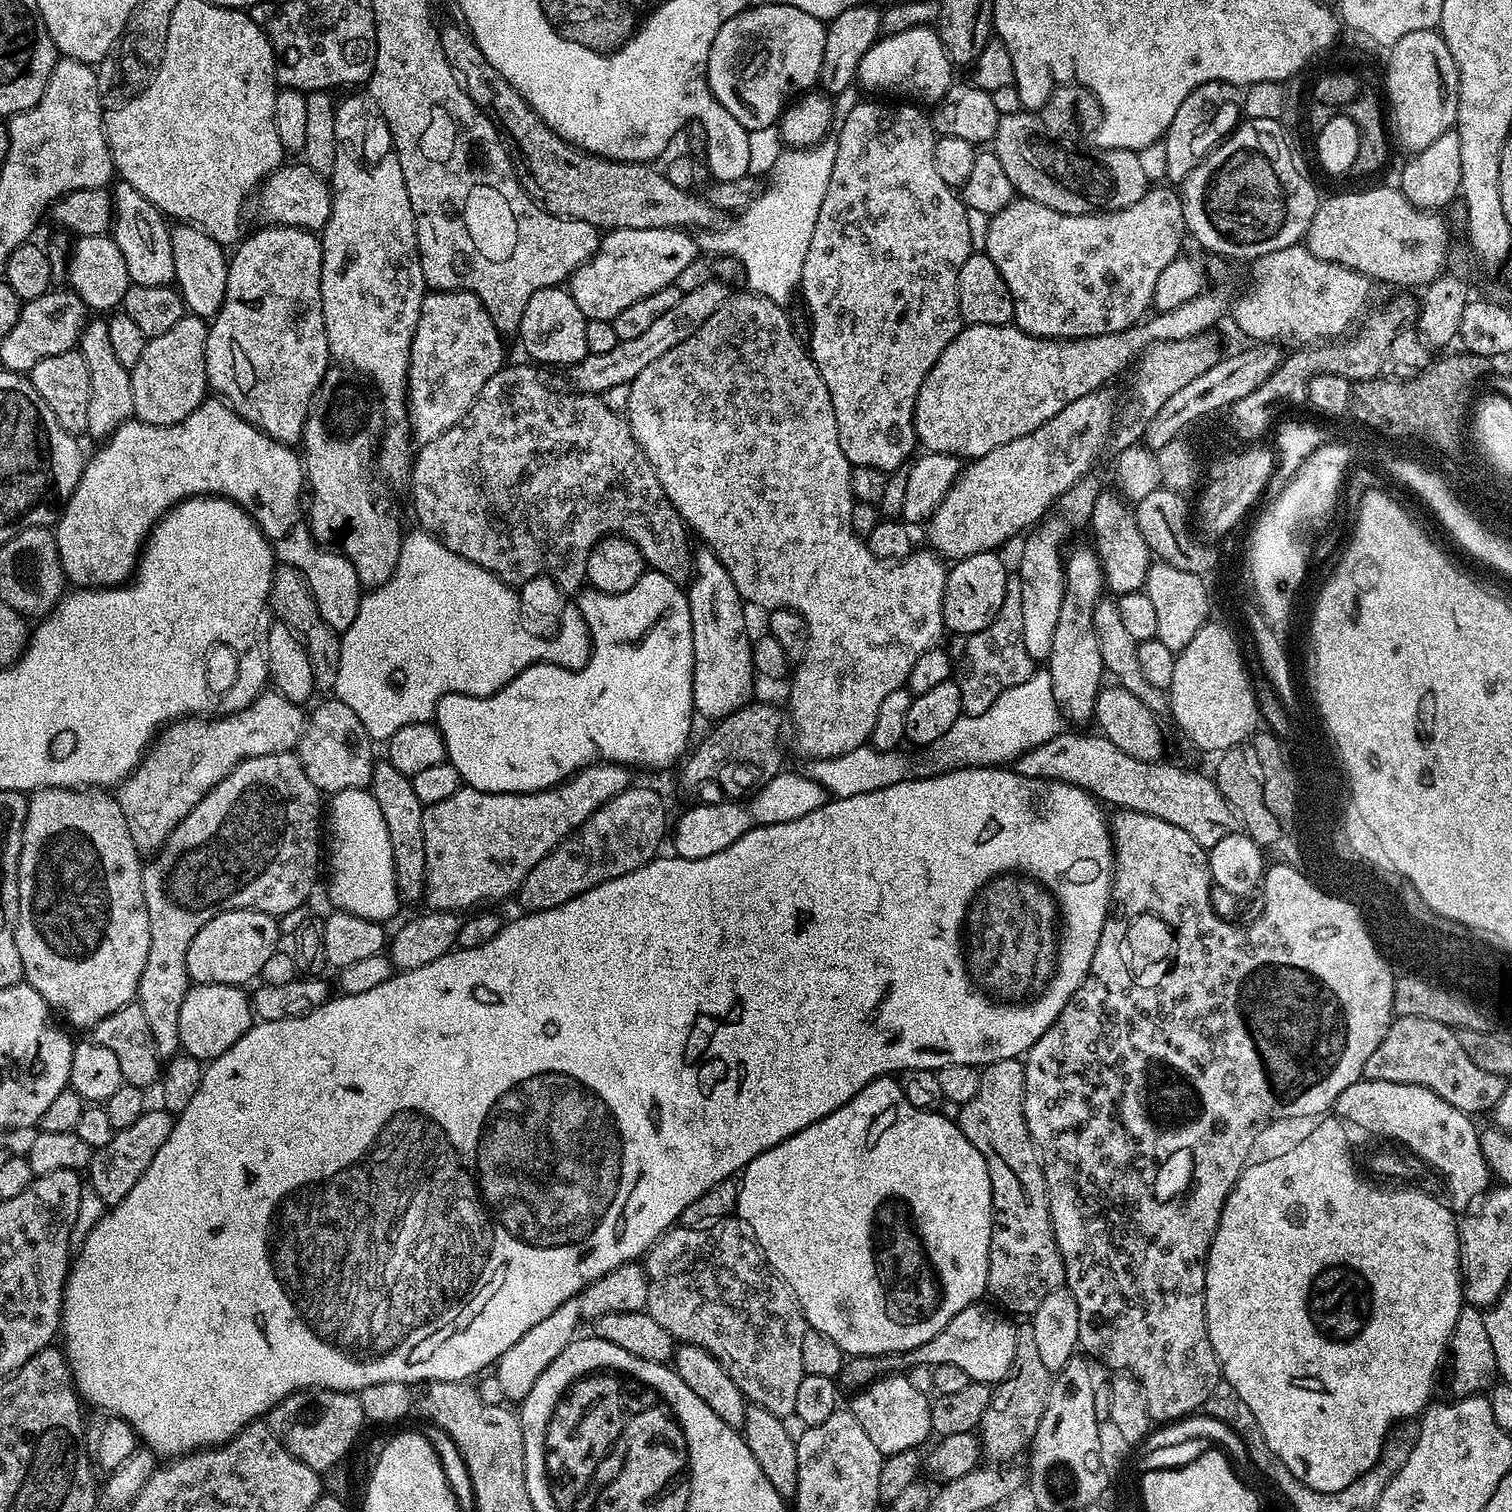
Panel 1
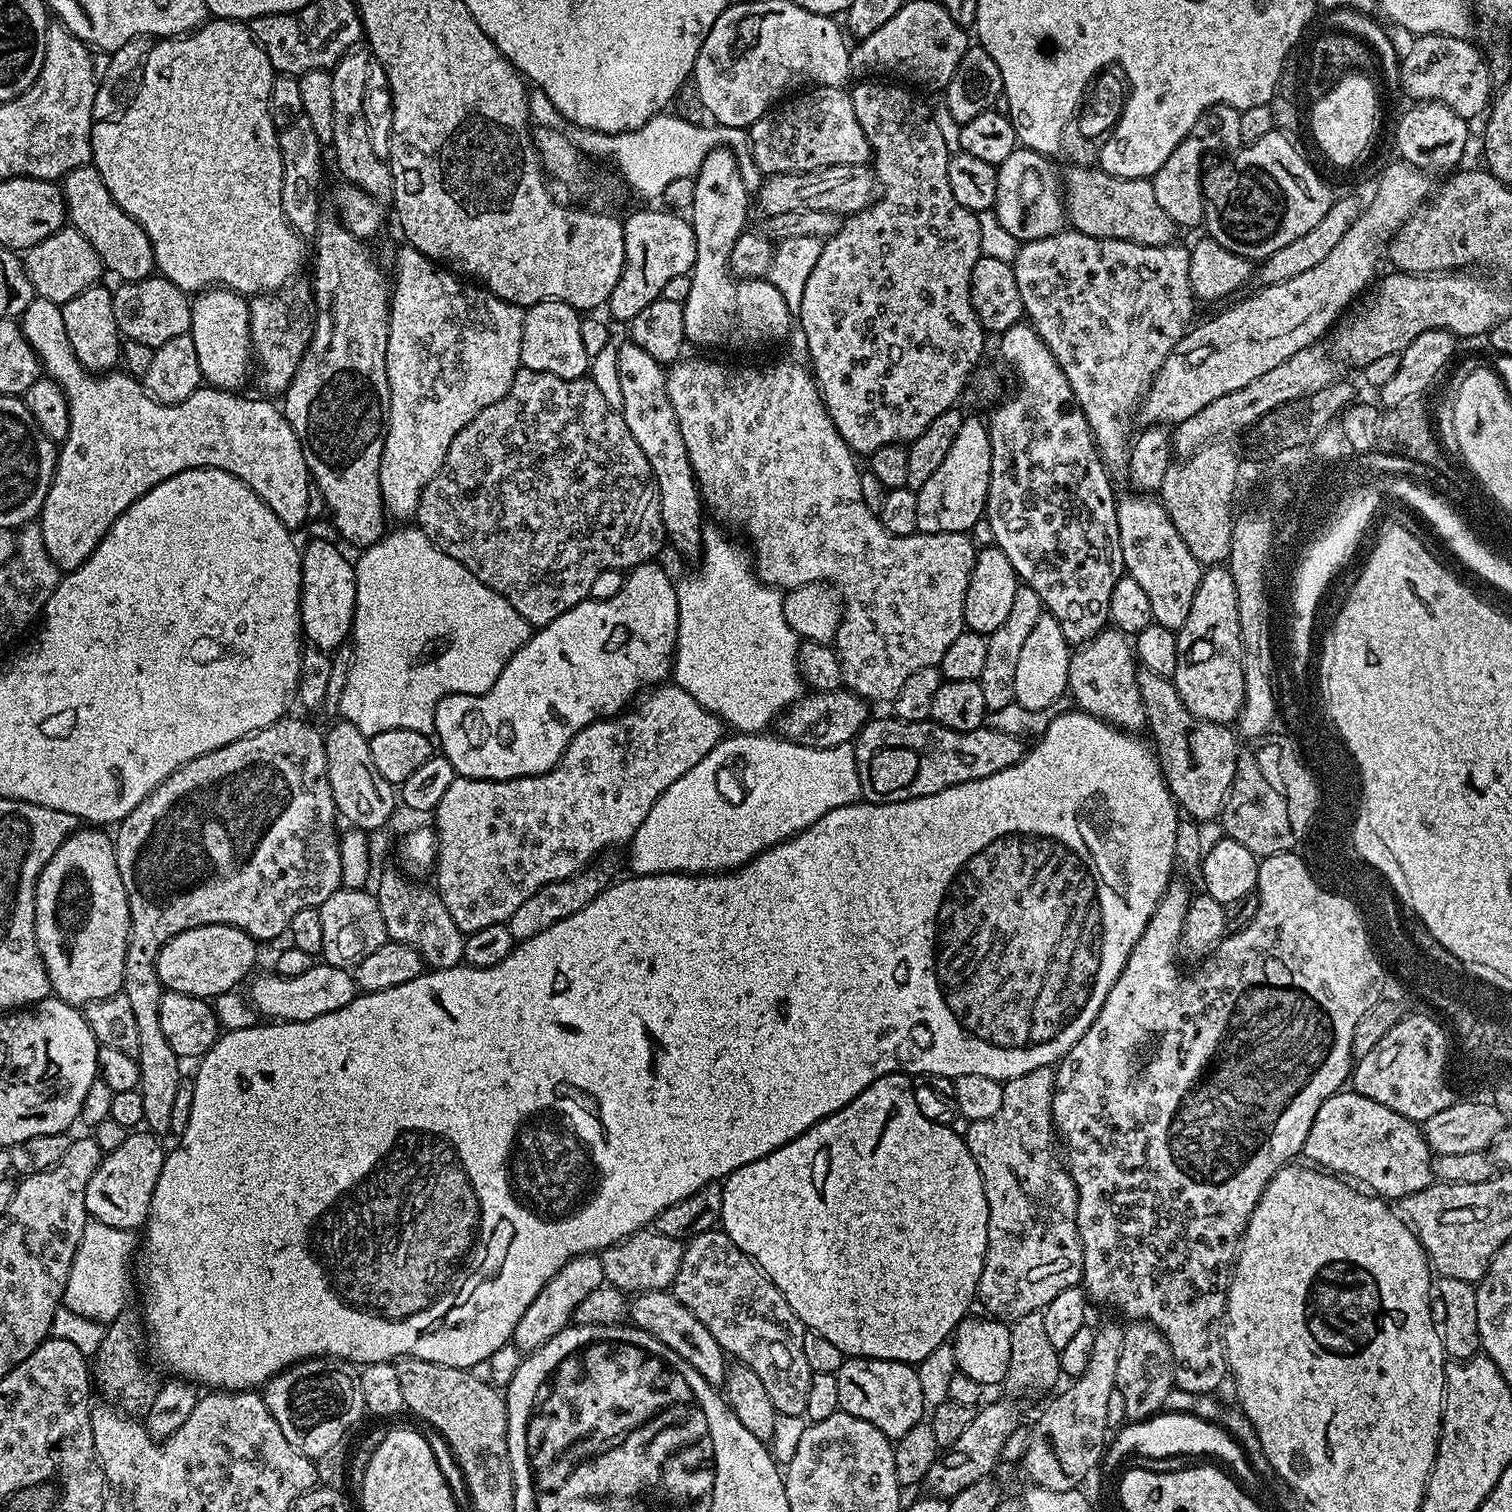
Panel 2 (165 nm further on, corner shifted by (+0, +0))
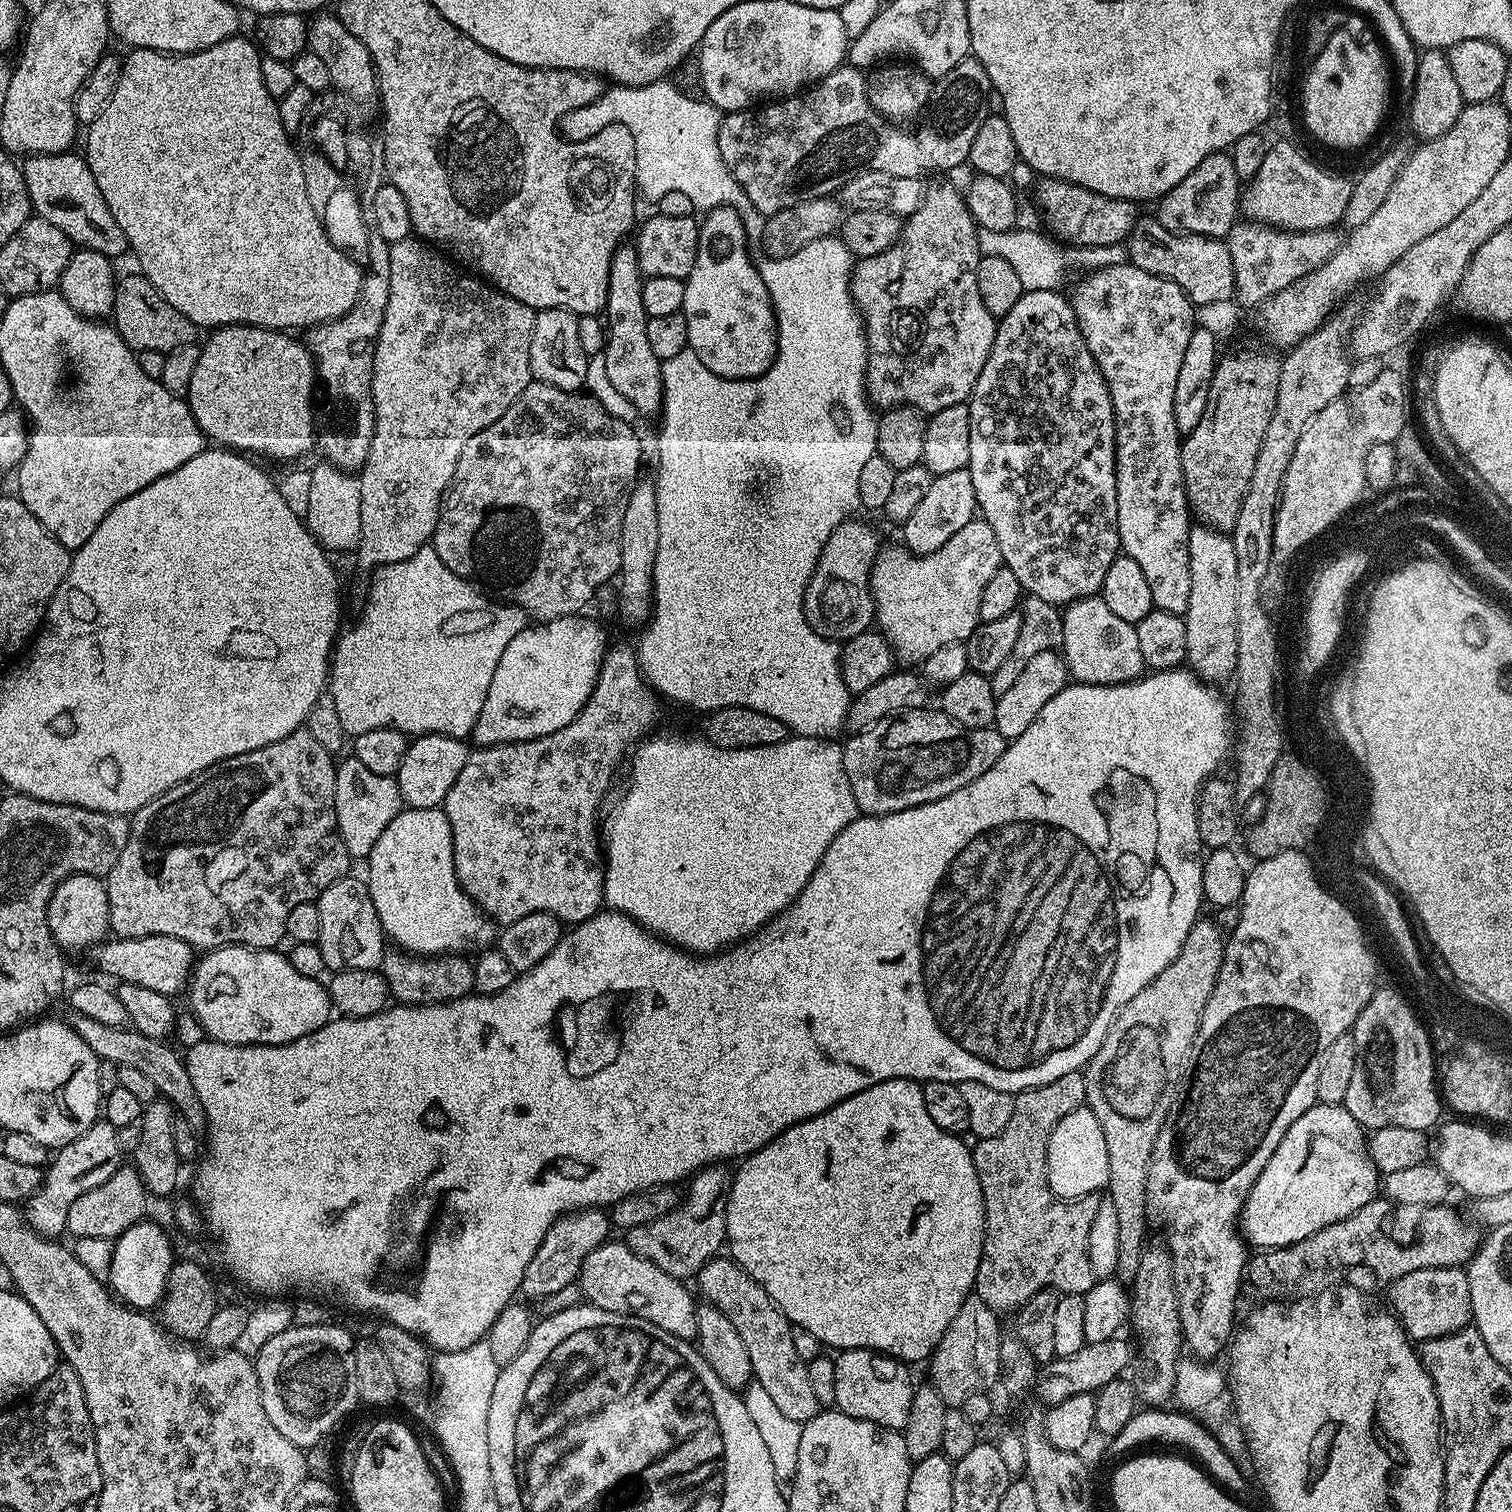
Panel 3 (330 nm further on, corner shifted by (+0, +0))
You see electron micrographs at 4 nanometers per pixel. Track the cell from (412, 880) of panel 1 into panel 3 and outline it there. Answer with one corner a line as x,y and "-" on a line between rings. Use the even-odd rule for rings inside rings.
403,950
385,951
382,975
388,983
393,1001
402,1004
445,1004
448,1000
457,1000
473,995
473,961
460,954
445,954
439,958
417,958

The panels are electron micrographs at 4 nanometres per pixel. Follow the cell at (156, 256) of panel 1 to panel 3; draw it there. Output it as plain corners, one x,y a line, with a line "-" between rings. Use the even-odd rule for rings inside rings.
69,150
58,154
30,156
23,161
22,171
32,211
46,222
58,226
58,230
62,230
62,234
66,234
73,245
89,248
109,258
117,258
129,251
126,234
122,234
122,226
114,222
110,206
106,206
106,198
102,198
102,190
98,190
94,174
90,174
87,159
83,155
75,156
74,153

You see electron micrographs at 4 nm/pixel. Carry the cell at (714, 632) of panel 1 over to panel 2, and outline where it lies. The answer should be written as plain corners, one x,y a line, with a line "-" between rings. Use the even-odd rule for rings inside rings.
624,342
617,350
617,368
622,388
622,406
619,411
624,414
626,426
630,426
630,434
634,434
634,442
642,446
646,462
650,462
650,470
660,495
660,513
667,543
671,547
673,544
684,556
699,557
704,547
706,527
706,521
700,514
702,497
696,475
692,473
690,458
686,454
686,442
682,442
682,430
678,430
674,406
670,406
665,365
650,358
642,346

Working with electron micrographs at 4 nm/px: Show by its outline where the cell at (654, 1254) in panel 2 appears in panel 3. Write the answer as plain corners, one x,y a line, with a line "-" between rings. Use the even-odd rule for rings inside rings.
723,1163
709,1164
700,1169
687,1181
687,1195
680,1205
654,1222
627,1229
626,1243
634,1254
654,1262
658,1270
666,1270
674,1278
687,1281
688,1276
695,1277
700,1267
717,1255
719,1248
726,1244
726,1206
728,1190
732,1186
732,1176

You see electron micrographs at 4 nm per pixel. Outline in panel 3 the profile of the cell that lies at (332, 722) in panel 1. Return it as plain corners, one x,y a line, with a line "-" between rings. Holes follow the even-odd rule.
355,758
340,760
336,765
336,821
342,842
346,846
348,855
353,858
367,858
378,838
390,822
402,810
400,787
395,779
382,774
374,774
362,762

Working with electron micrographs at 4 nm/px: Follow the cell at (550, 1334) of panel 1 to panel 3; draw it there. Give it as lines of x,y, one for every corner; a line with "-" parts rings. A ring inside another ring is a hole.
586,1208
561,1215
554,1226
546,1230
542,1246
538,1246
534,1258
530,1258
530,1266
526,1266
526,1274
522,1274
520,1292
528,1295
529,1301
535,1302
562,1290
562,1286
577,1283
580,1267
590,1250
609,1239
608,1228
610,1229
609,1217
598,1208

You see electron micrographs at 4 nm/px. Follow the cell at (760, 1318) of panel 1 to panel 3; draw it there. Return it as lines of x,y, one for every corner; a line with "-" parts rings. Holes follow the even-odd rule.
713,1258
700,1267
699,1295
704,1295
703,1299
707,1303
722,1310
722,1314
726,1314
726,1318
734,1322
734,1330
738,1330
746,1351
750,1353
754,1380
770,1394
771,1401
786,1417
804,1425
821,1412
822,1406
810,1387
808,1365
802,1358
798,1358
798,1350
794,1350
793,1325
780,1313
780,1308
770,1298
770,1294
766,1294
766,1290
762,1290
762,1286
754,1282
754,1278
746,1275
735,1260
720,1259

